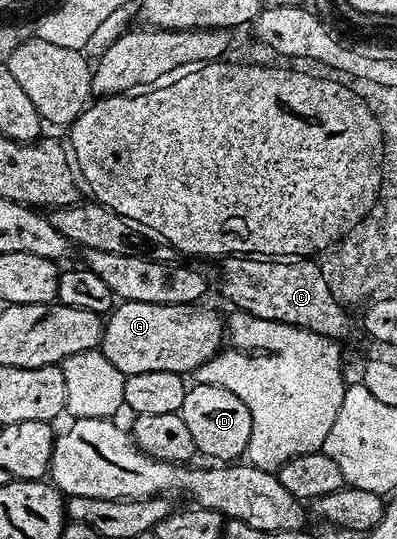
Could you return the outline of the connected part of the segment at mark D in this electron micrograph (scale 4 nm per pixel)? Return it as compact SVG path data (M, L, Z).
M197 382L189 385L186 400L182 400L179 415L186 424L197 451L201 455L204 453L206 457L212 458L208 460L215 460L220 464L232 464L239 459L236 458L239 454L241 457L247 451L250 444L250 432L252 431L252 417L250 416L250 408L246 408L246 404L242 404L242 400L238 400L238 396L234 396L234 392L226 392L226 388L218 388L214 384Z

